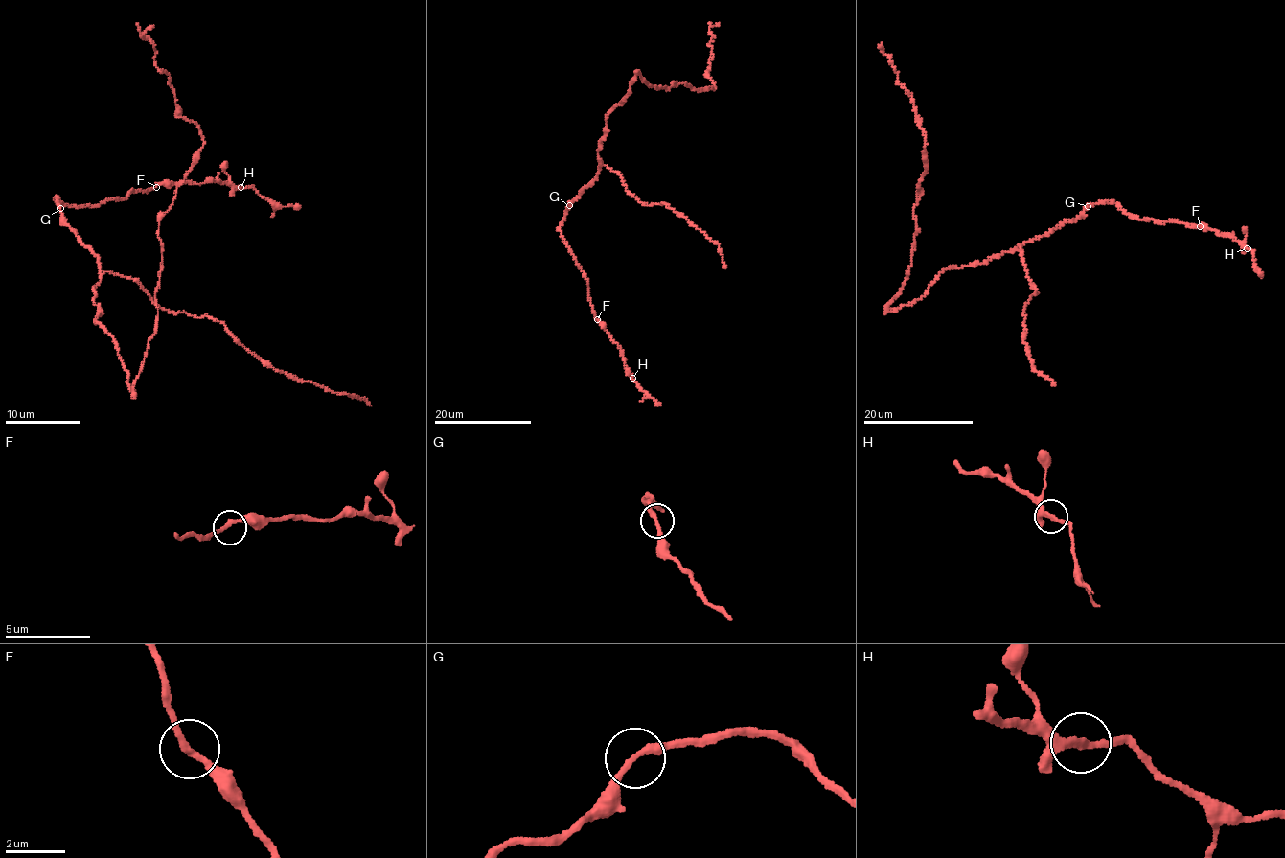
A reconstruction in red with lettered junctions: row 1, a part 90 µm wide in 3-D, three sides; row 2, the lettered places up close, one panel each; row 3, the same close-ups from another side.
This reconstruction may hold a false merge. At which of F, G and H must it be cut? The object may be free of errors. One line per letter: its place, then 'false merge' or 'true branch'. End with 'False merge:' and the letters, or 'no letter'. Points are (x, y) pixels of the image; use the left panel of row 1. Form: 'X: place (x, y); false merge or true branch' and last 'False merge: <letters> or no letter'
F: place (156, 187); true branch
G: place (60, 208); true branch
H: place (240, 187); true branch
False merge: no letter

